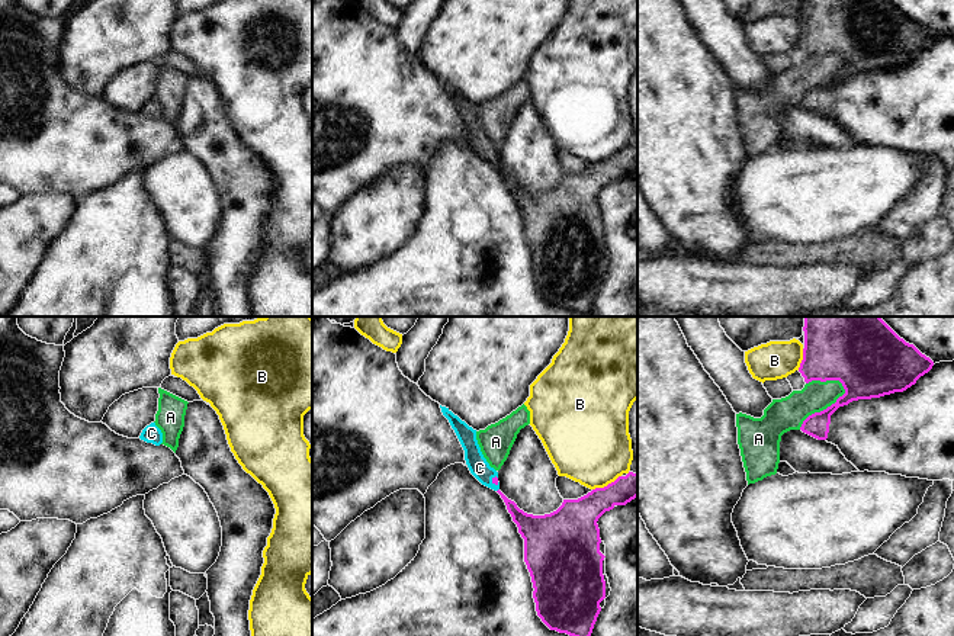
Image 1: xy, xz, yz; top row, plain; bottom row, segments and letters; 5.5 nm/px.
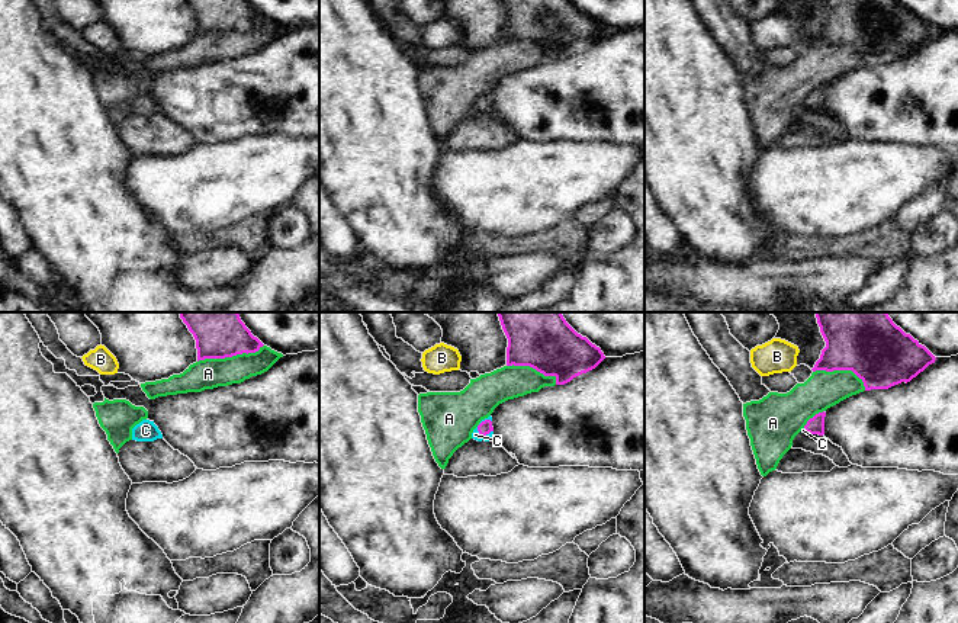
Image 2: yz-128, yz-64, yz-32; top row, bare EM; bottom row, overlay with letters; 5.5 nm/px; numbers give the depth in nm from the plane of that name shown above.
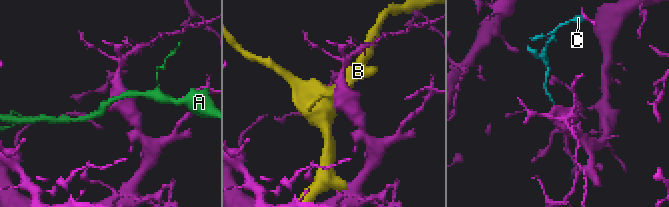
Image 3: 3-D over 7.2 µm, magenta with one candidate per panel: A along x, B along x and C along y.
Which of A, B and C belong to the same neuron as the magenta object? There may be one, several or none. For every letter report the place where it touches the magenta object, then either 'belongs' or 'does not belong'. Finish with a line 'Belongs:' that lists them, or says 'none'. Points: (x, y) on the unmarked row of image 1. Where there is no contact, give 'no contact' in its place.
A: contact yz (828, 82); does not belong
B: contact xz (607, 160); does not belong
C: contact xz (492, 156); belongs
Belongs: C

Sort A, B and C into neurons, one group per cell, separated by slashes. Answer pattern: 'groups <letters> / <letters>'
groups A / B / C

